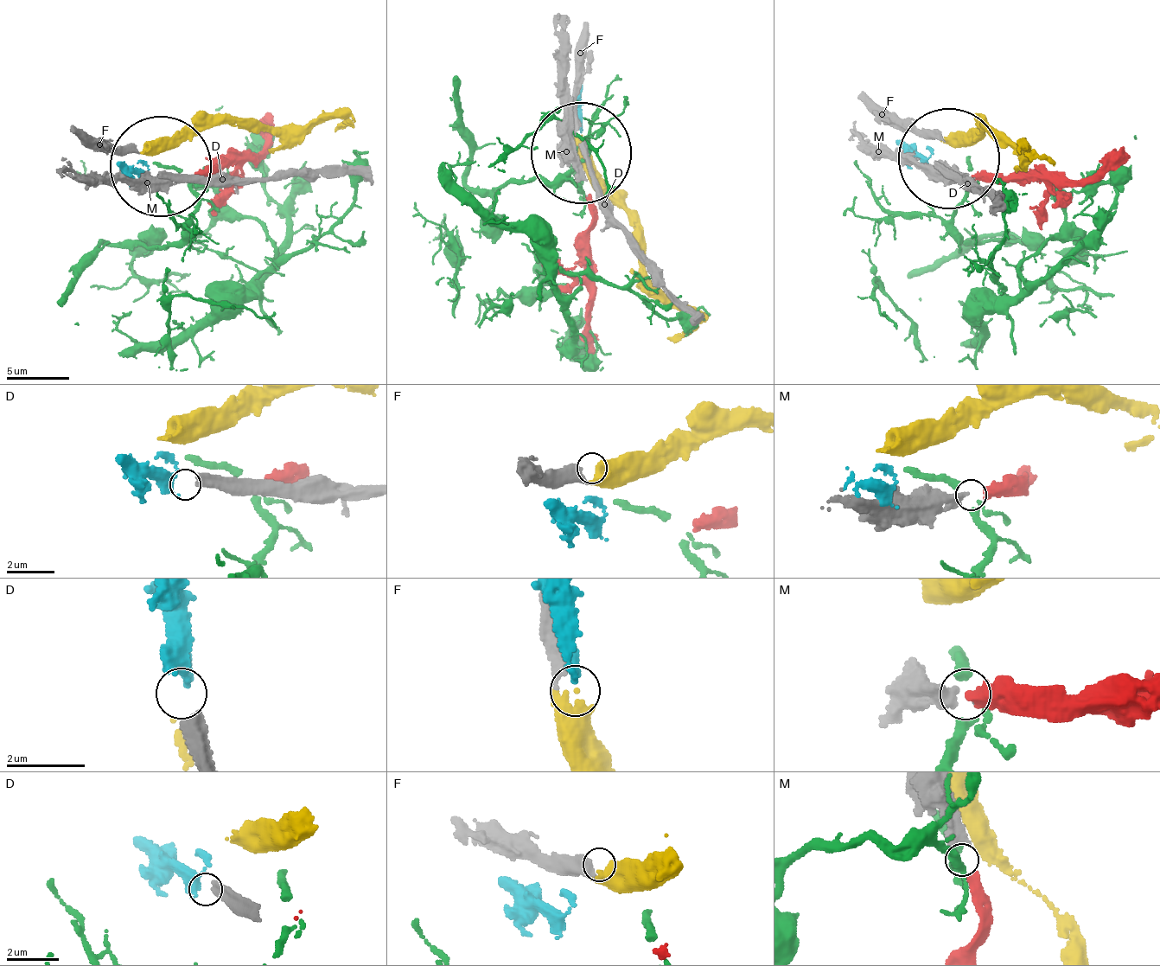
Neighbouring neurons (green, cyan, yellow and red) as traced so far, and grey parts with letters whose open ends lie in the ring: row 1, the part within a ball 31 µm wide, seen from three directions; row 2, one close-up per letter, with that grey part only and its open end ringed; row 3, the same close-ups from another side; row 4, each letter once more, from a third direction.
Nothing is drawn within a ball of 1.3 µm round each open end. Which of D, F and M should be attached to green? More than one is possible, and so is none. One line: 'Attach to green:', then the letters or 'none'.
Attach to green: none

